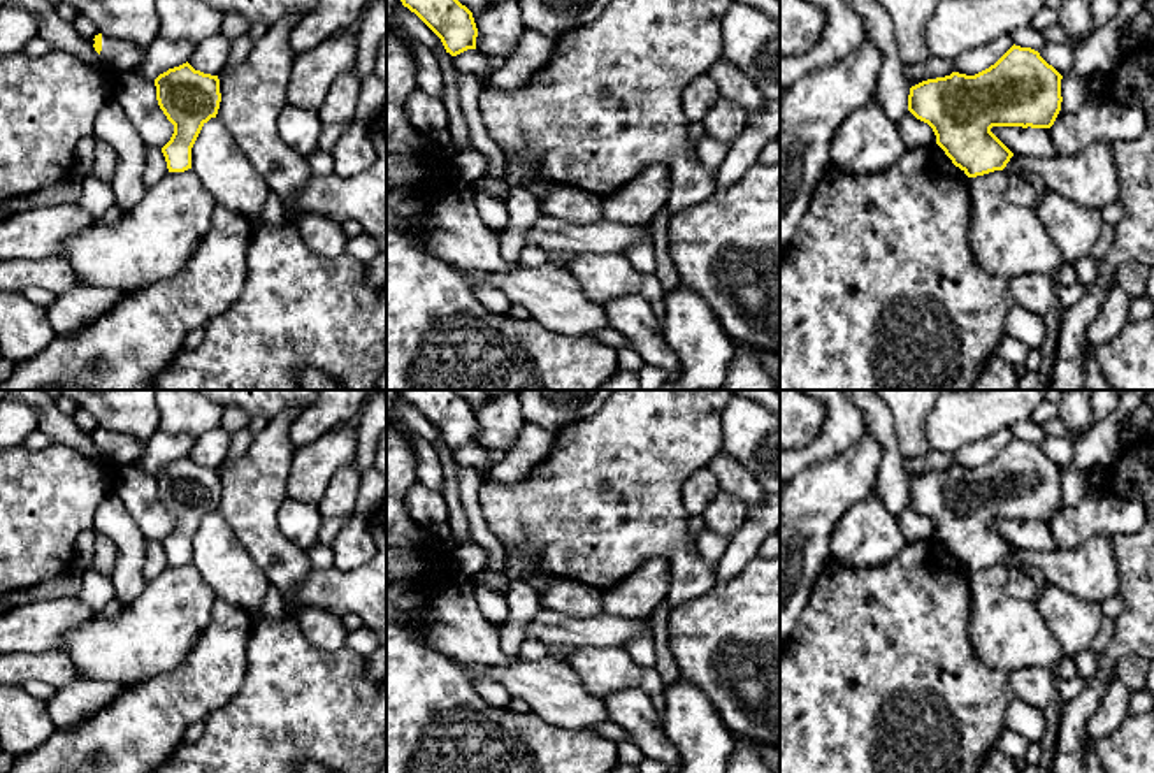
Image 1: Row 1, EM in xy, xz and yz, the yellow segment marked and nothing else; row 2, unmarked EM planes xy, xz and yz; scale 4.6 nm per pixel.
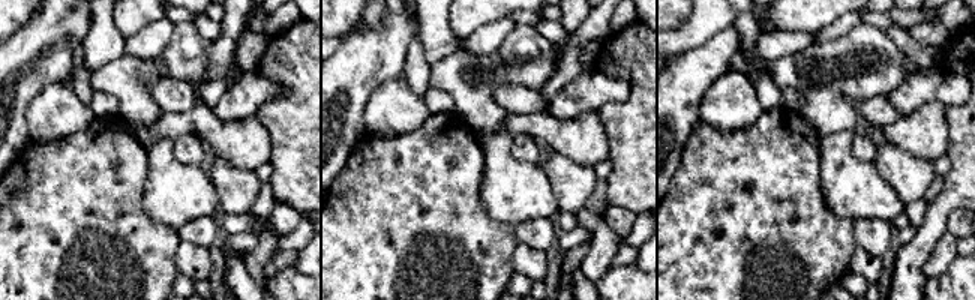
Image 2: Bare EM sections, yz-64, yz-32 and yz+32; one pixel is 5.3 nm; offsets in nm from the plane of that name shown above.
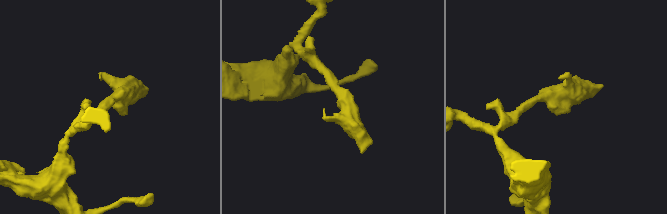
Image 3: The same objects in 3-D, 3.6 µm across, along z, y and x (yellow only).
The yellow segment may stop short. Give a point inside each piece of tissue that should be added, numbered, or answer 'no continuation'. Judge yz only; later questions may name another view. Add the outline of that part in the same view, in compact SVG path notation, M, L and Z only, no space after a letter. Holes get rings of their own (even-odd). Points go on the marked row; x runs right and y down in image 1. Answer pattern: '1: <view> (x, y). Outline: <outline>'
no continuation

